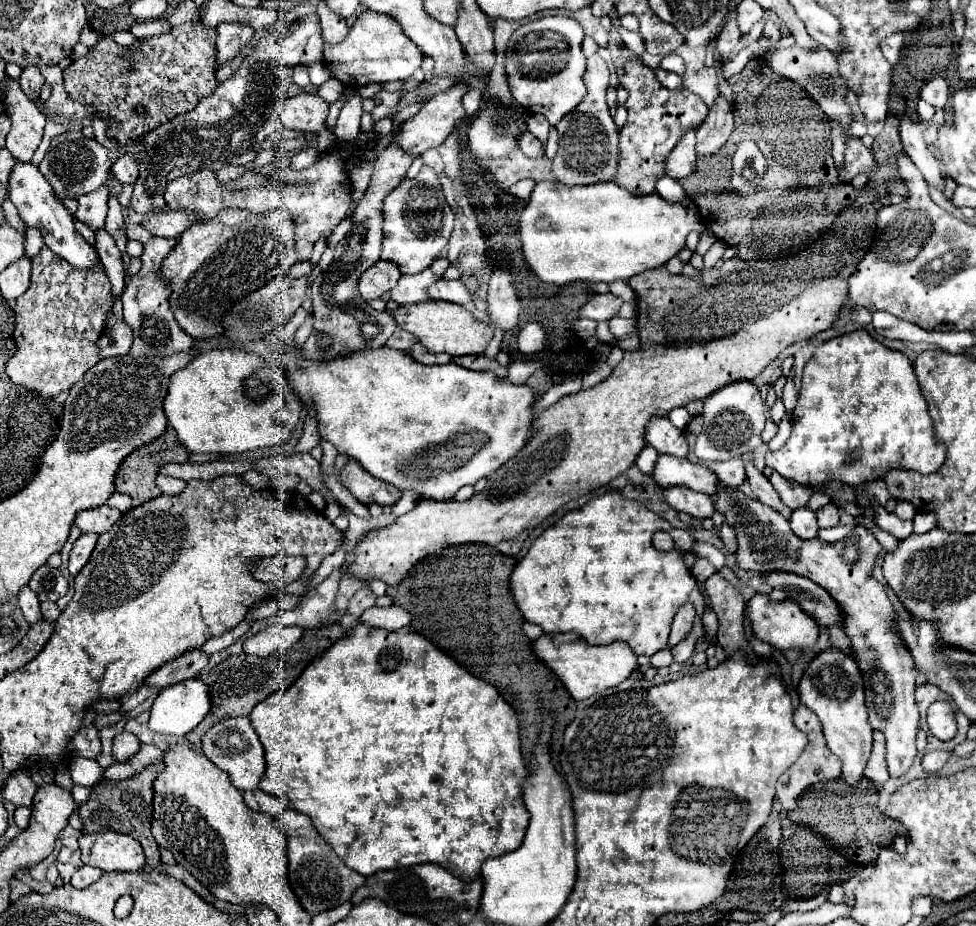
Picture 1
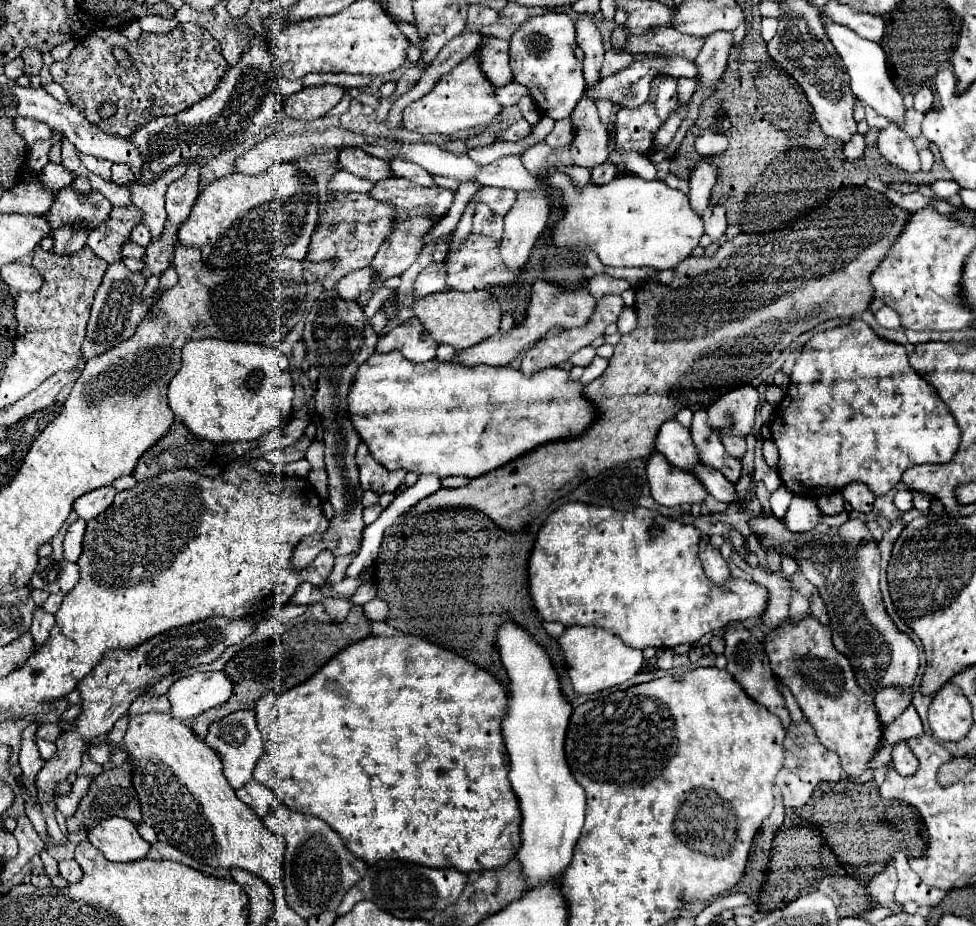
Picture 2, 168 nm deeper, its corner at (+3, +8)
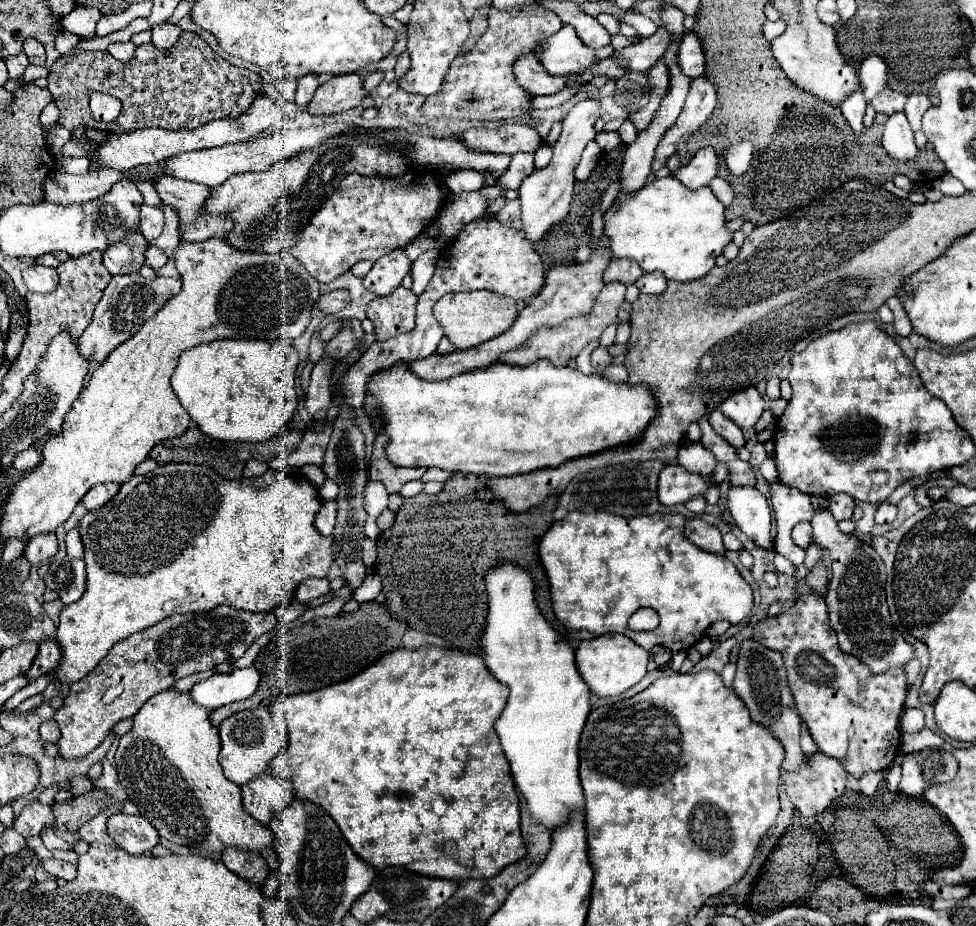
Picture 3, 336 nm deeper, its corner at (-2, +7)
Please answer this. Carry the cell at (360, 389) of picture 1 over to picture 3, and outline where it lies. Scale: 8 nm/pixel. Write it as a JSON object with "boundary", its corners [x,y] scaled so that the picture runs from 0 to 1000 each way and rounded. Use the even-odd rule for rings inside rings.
{"boundary":[[[552,389],[540,397],[524,393],[503,393],[495,400],[483,400],[452,413],[438,413],[421,406],[415,391],[407,391],[399,400],[384,402],[376,415],[374,441],[388,441],[392,451],[390,467],[401,475],[397,492],[407,503],[454,505],[489,514],[528,514],[554,505],[569,505],[581,497],[608,492],[624,484],[655,477],[661,462],[673,449],[673,434],[663,415],[626,413],[616,404],[597,404],[591,397],[567,395]]]}

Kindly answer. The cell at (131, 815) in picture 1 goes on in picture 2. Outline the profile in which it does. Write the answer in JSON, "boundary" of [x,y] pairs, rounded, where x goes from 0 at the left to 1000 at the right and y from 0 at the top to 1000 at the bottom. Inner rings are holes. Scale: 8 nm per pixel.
{"boundary":[[[127,822],[123,828],[113,830],[113,833],[105,833],[100,837],[100,841],[92,848],[90,856],[84,861],[78,878],[68,884],[70,897],[78,900],[78,897],[84,897],[84,895],[92,895],[92,893],[100,891],[105,884],[117,882],[117,880],[129,882],[129,884],[133,884],[139,891],[145,889],[141,856],[137,854],[137,848],[135,848],[135,826],[133,826],[133,822]]]}

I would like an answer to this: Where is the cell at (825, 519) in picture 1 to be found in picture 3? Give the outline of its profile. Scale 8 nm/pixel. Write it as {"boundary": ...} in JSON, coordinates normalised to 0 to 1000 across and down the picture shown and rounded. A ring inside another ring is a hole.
{"boundary":[[[856,533],[853,538],[849,538],[849,553],[853,555],[856,562],[870,562],[874,555],[874,549],[876,549],[876,542],[868,533]]]}

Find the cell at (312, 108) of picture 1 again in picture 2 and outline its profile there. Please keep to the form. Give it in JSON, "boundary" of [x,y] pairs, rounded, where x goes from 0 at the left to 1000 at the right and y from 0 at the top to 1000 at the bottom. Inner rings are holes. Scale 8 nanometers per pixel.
{"boundary":[[[350,92],[311,94],[293,107],[291,118],[299,129],[320,131],[336,122],[355,103],[355,98],[357,96]]]}

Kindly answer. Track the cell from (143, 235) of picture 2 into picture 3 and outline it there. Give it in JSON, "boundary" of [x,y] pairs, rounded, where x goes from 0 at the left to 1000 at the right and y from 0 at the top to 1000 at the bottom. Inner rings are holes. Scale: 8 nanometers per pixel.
{"boundary":[[[147,220],[144,225],[144,253],[149,255],[151,261],[159,259],[165,248],[167,248],[167,242],[169,242],[169,235],[167,235],[167,227],[163,222],[153,222],[153,220]]]}

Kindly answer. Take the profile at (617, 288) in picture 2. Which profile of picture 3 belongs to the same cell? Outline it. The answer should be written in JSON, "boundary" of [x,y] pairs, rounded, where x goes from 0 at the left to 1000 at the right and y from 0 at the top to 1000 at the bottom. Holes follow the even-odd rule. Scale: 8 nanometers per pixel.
{"boundary":[[[647,279],[640,281],[626,281],[626,285],[622,287],[620,296],[618,296],[618,305],[638,305],[638,307],[649,307],[655,298],[659,296],[659,292],[655,289],[655,285]]]}

